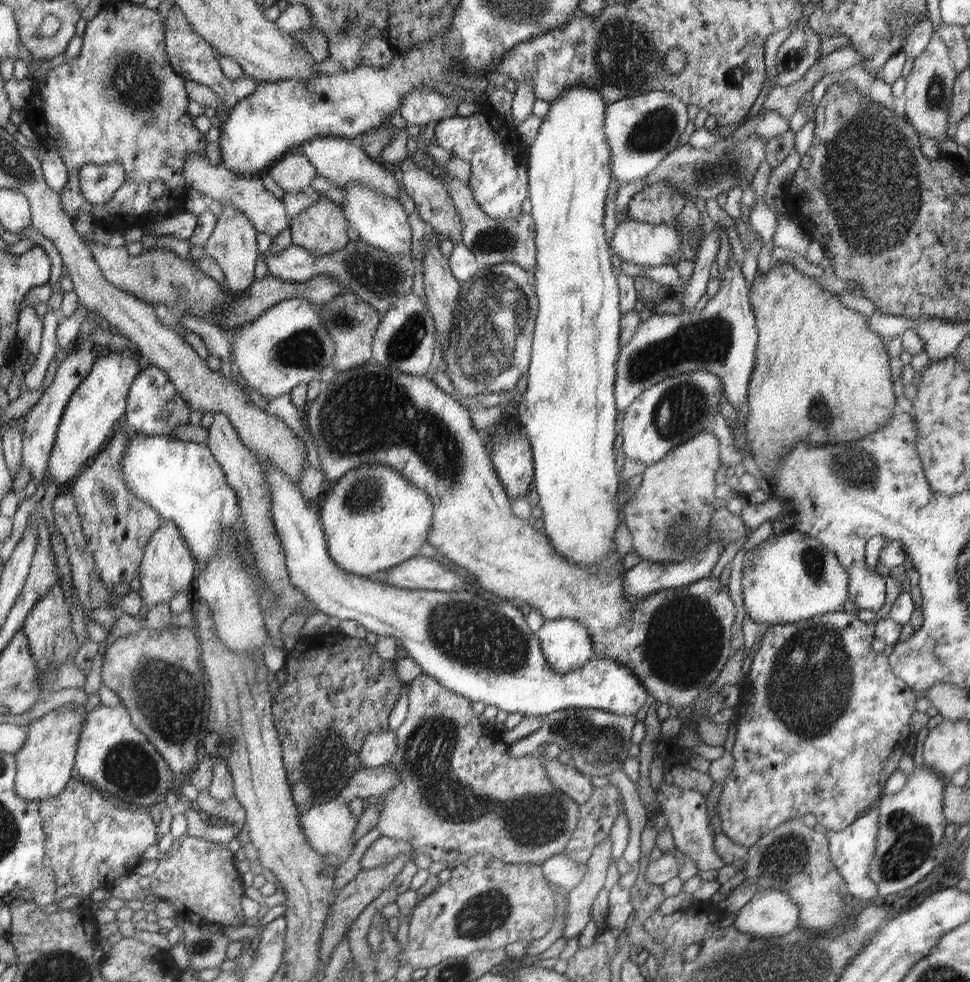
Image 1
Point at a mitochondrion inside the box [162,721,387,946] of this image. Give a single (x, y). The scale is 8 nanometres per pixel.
(325, 766)

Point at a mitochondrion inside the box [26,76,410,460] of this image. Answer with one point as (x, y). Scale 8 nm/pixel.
(379, 276)

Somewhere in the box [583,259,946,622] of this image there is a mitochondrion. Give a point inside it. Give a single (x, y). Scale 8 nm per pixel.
(710, 340)

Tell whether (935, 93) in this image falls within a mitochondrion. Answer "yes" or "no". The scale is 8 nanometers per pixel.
yes

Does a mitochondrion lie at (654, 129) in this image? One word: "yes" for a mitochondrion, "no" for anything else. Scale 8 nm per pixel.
yes

